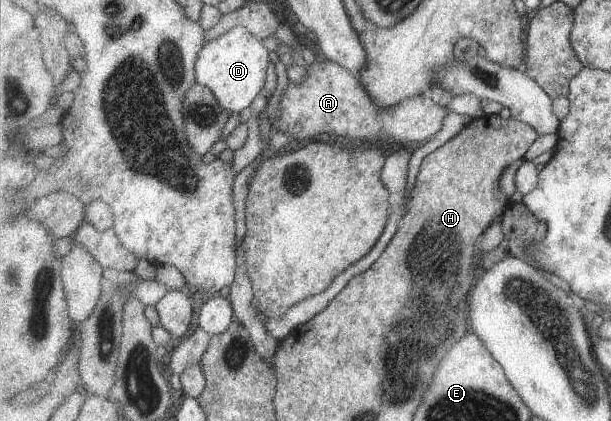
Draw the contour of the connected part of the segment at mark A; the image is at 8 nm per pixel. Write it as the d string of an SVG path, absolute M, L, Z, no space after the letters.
M332 60L314 61L308 68L307 77L301 83L292 83L289 81L286 87L286 93L282 97L280 103L280 111L278 111L278 121L276 121L276 131L288 135L296 141L304 141L304 139L315 139L316 141L329 141L331 137L336 139L348 139L348 141L362 141L364 143L384 143L384 146L401 145L401 146L419 146L423 142L432 139L446 121L446 115L450 113L447 106L441 107L434 97L422 97L417 95L412 99L404 99L394 107L386 107L382 109L370 95L368 90L362 85L358 74L342 67L339 63Z

